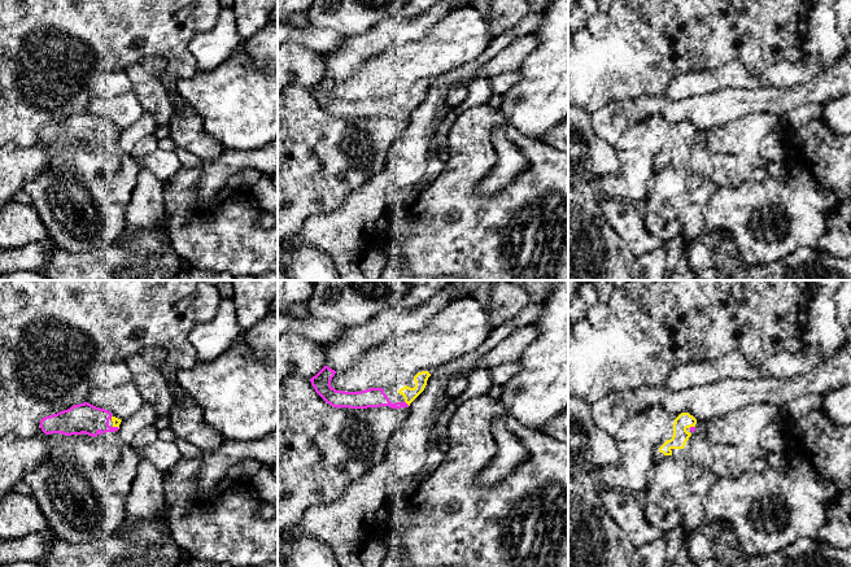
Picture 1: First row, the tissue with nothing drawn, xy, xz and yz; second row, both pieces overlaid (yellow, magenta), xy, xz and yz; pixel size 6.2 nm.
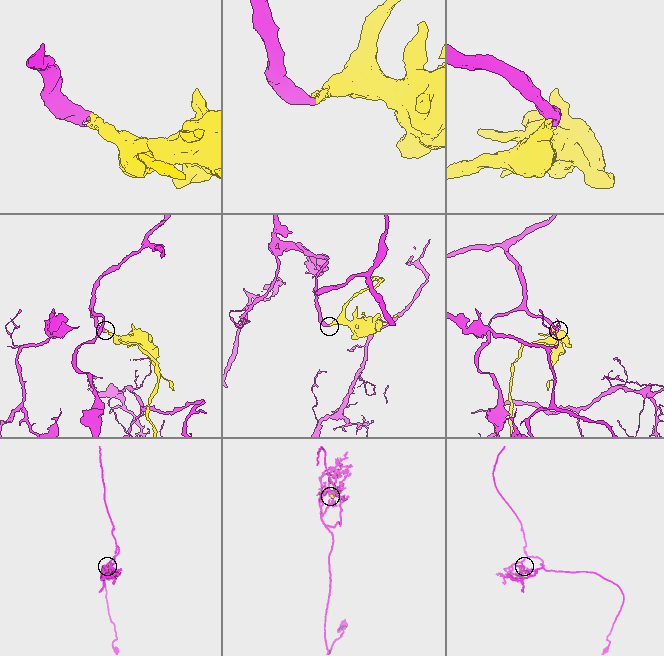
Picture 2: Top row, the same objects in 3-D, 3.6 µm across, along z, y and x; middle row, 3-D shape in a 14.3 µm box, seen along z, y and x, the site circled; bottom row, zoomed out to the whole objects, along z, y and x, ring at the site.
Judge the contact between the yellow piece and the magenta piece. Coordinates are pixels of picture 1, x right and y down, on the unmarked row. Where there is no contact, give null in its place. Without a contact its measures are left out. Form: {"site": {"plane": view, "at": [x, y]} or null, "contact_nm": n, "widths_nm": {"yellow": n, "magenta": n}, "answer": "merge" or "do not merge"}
{"site": {"plane": "xz", "at": [407, 113]}, "contact_nm": 40, "widths_nm": {"yellow": 80, "magenta": 130}, "answer": "merge"}

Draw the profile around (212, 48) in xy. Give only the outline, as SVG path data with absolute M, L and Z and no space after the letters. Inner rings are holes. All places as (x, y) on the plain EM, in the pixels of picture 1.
M222 8L214 29L200 32L191 40L191 53L198 73L211 71L223 64L232 56L240 42L232 9Z

